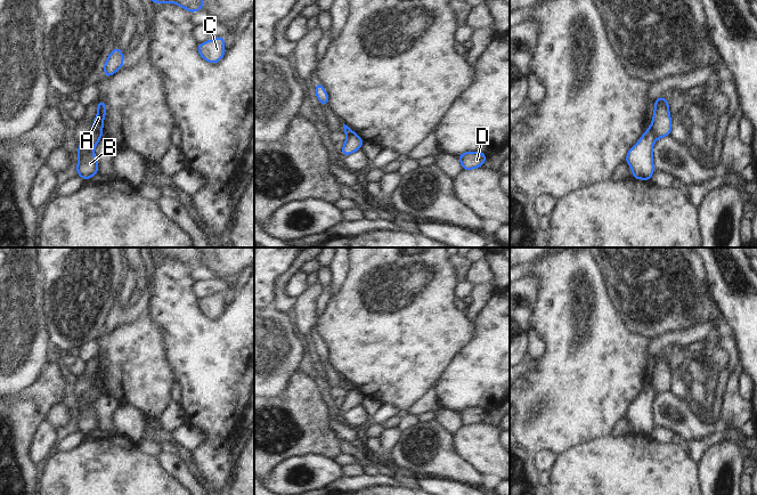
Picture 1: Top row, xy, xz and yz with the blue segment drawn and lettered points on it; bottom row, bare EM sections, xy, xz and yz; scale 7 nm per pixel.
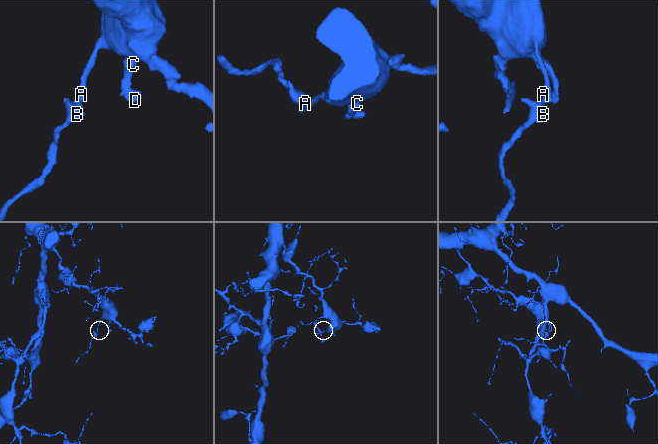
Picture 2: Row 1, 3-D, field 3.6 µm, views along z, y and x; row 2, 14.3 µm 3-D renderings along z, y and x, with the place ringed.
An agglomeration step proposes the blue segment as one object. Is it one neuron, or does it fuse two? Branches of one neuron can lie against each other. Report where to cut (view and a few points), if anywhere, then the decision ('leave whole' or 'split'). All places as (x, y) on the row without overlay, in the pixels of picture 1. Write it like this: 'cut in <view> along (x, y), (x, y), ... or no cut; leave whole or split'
cut in xy along (91, 383), (100, 392); split

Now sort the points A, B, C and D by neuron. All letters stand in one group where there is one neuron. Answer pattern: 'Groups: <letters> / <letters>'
Groups: A C D / B.

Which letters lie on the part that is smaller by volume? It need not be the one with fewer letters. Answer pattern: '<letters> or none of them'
B.

